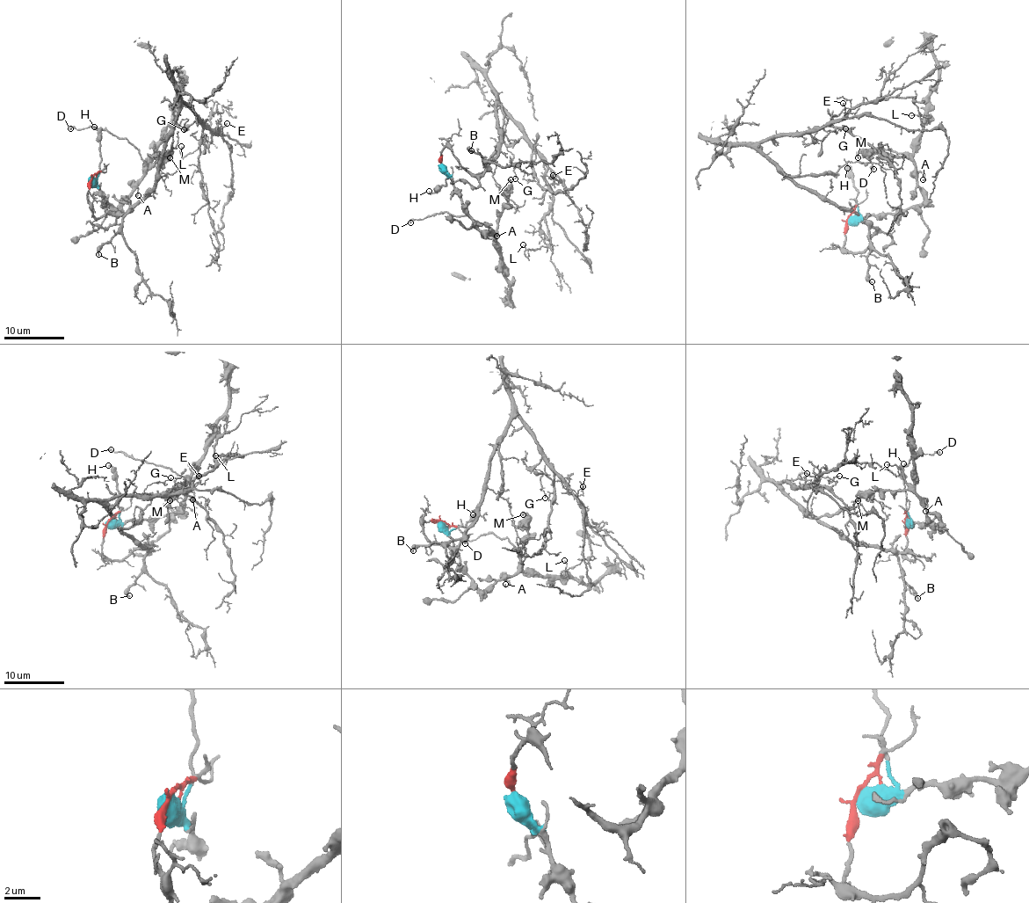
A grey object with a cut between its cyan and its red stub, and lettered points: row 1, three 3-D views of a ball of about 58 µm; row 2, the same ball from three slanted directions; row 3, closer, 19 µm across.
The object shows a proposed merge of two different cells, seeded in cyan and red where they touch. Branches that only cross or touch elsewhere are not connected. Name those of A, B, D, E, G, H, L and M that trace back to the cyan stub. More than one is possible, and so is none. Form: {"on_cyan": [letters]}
{"on_cyan": ["A", "D", "H", "M"]}

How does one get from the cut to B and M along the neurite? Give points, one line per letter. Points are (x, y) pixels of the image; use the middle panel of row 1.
B: (441, 165), (443, 149), (449, 149), (462, 168), (480, 175), (486, 169), (482, 156), (471, 150)
M: (441, 165), (481, 234), (488, 231), (489, 236), (497, 229), (497, 214), (507, 201), (510, 179)

